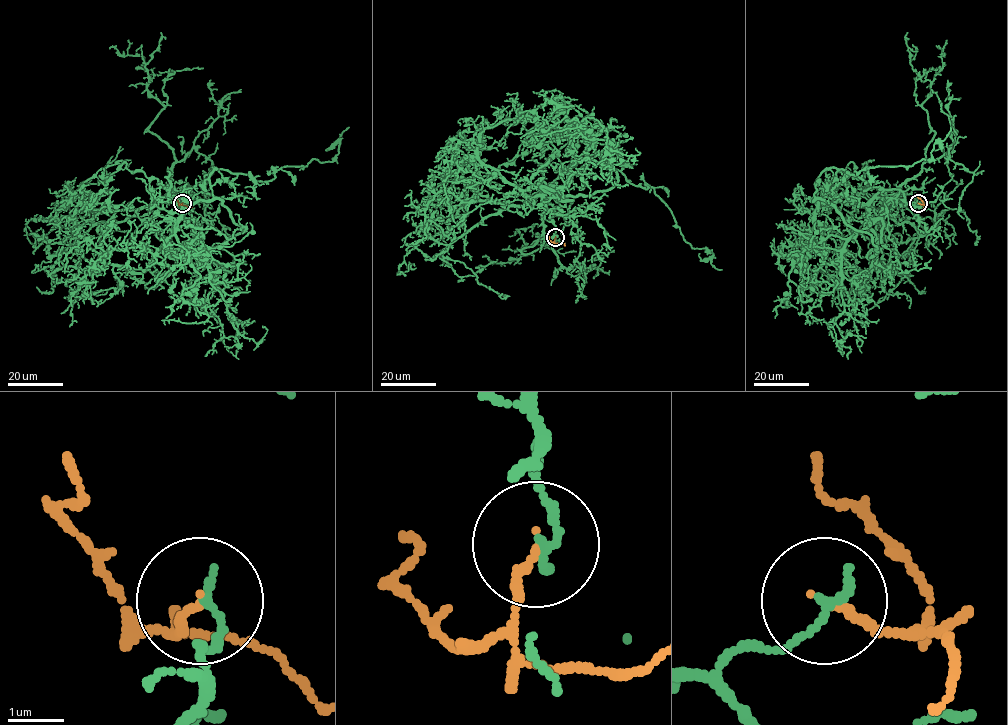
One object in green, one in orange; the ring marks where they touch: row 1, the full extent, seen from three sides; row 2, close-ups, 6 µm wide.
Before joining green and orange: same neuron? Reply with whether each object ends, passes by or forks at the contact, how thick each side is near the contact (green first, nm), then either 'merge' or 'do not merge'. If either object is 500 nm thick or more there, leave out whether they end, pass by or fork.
green ends there; orange ends there; 160 nm thick on the green side, 120 nm on the other; do not merge

